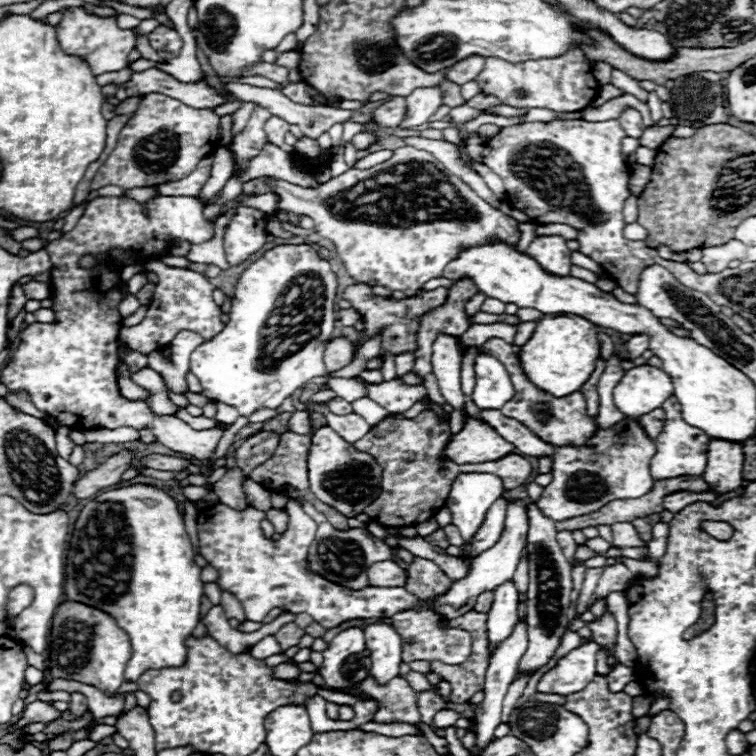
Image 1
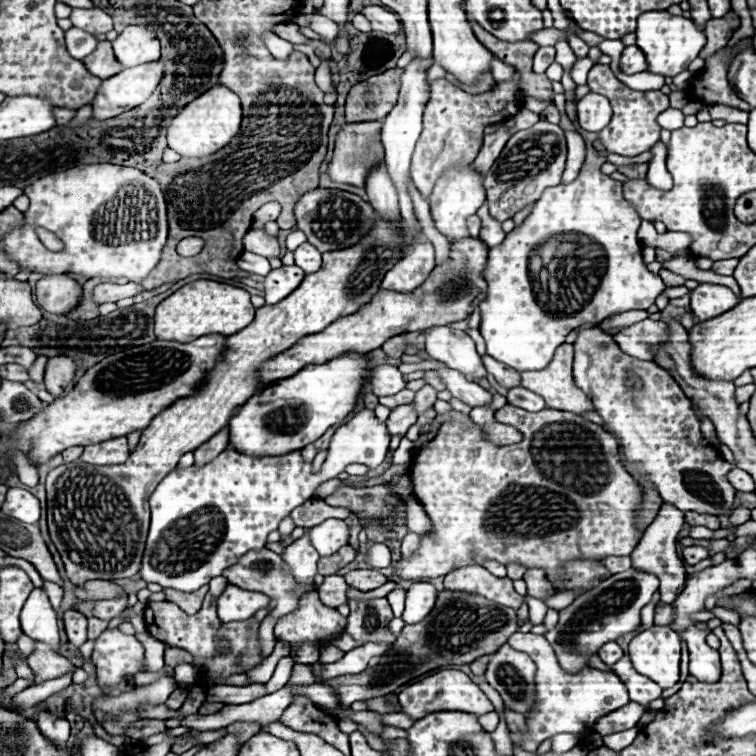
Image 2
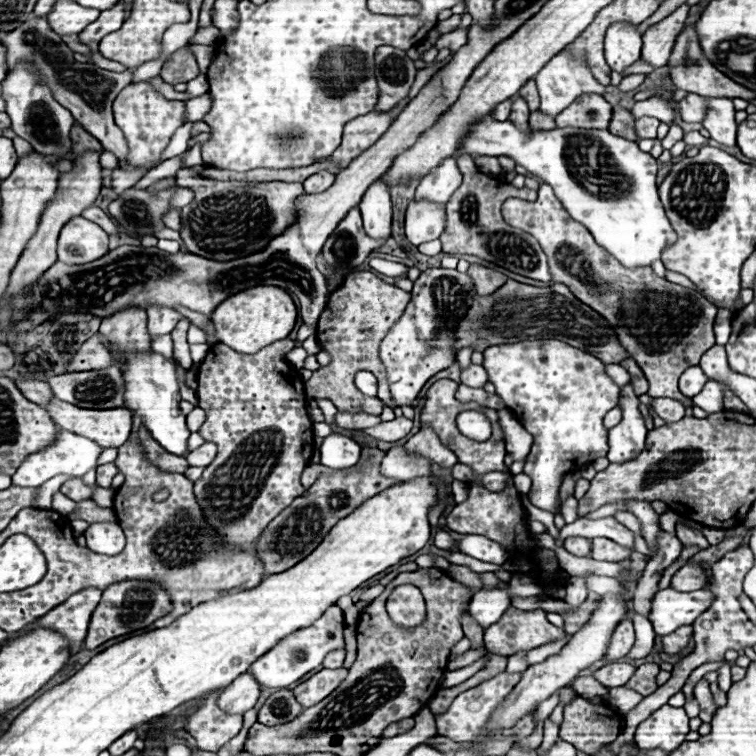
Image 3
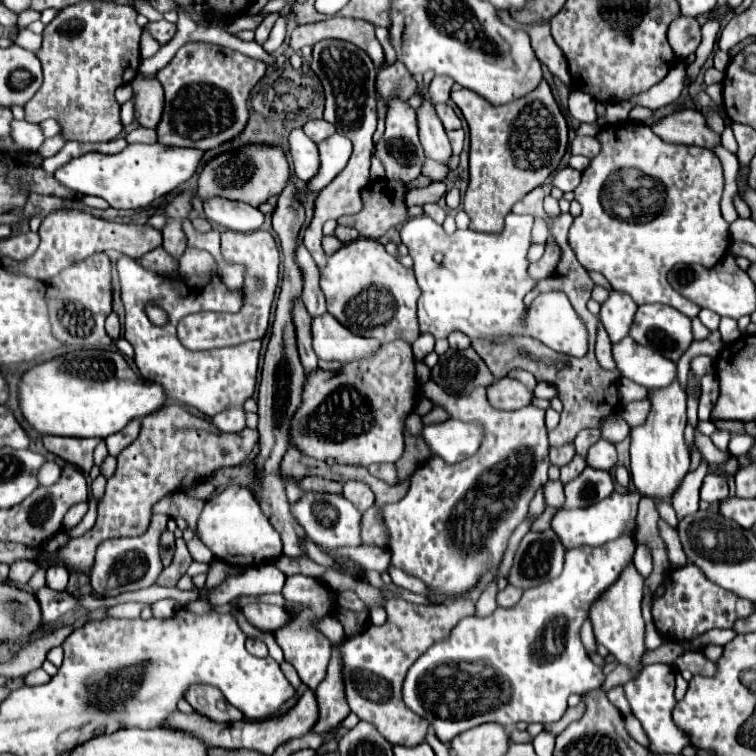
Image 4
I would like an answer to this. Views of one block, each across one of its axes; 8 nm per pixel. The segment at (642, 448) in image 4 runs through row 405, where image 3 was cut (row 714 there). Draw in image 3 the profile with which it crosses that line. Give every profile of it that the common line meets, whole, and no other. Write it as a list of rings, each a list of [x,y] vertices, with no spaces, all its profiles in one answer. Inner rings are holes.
[[[664,704],[662,708],[658,708],[658,712],[652,712],[642,724],[638,724],[634,742],[640,750],[660,748],[670,754],[682,742],[686,742],[688,732],[690,728],[684,708]]]

